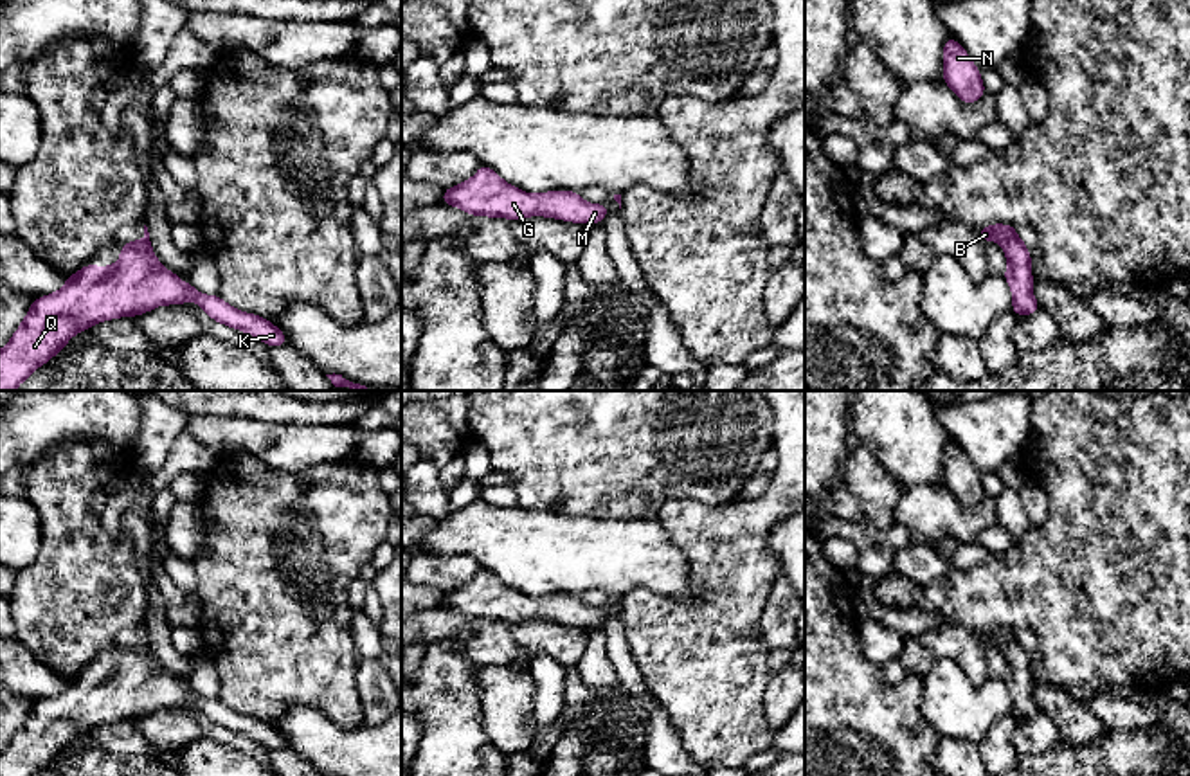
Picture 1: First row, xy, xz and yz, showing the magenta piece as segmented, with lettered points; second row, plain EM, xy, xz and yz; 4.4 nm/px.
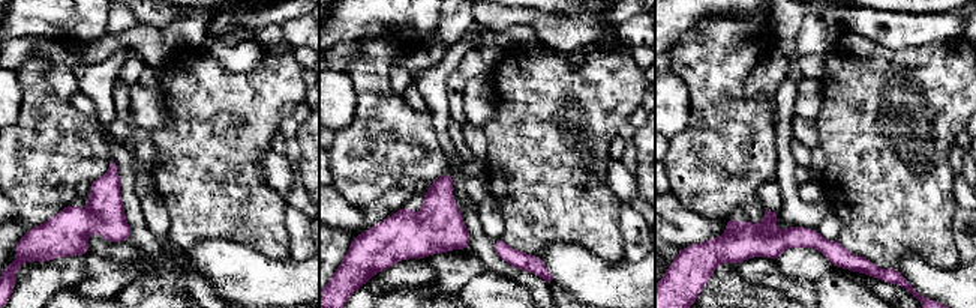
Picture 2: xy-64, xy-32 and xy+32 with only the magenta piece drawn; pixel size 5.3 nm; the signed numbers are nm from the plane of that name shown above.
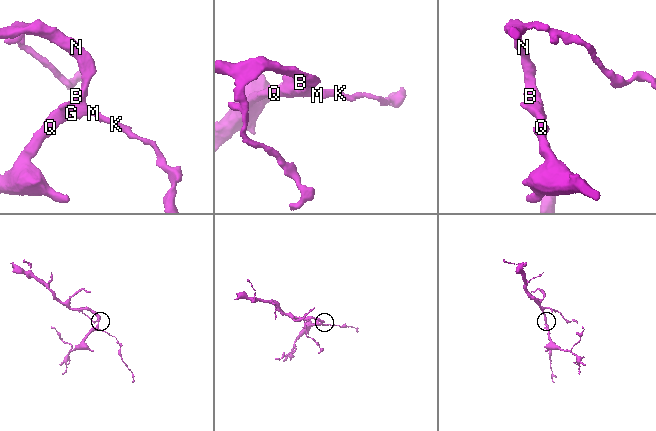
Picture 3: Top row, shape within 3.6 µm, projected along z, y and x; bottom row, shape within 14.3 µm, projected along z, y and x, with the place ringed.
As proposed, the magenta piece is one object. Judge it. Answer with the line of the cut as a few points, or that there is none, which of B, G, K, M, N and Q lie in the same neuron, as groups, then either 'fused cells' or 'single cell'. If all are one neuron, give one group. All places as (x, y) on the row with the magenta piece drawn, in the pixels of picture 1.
no cut | B G K M N Q | single cell

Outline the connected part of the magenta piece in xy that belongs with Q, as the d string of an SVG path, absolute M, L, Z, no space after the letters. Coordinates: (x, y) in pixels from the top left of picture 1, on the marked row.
M144 225L144 238L124 243L115 265L85 265L68 275L58 292L32 301L25 319L0 349L0 391L14 391L74 335L97 322L137 317L157 306L189 301L212 320L245 331L268 347L288 344L284 333L270 320L236 310L218 293L203 295L164 268Z

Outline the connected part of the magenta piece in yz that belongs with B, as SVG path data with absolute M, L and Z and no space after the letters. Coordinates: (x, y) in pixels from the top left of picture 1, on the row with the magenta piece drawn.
M992 223L983 227L978 238L985 241L997 241L1006 256L1008 268L1003 277L1012 288L1012 311L1019 317L1039 311L1039 302L1033 297L1032 256L1023 238L1017 236L1015 225Z

